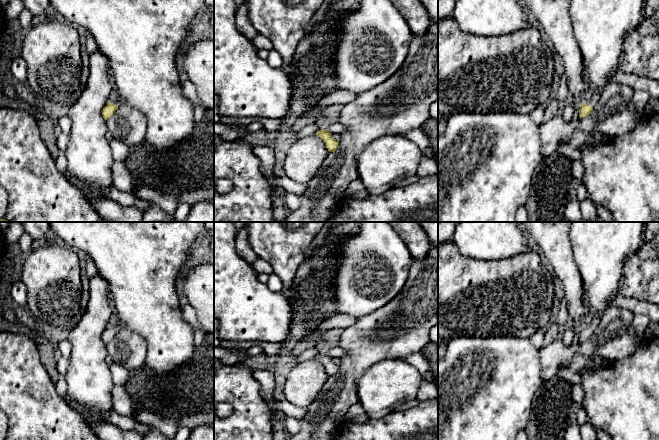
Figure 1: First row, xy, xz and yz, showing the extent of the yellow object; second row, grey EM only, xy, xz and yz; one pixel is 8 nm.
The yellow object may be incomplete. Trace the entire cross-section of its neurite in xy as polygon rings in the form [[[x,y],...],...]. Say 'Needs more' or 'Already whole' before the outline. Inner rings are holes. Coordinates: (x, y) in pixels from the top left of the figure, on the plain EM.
Needs more. [[[50,222],[50,230],[62,244],[87,254],[96,265],[98,274],[108,283],[110,301],[118,323],[102,333],[105,344],[122,329],[140,334],[148,347],[146,367],[159,375],[172,372],[193,356],[194,327],[183,318],[175,282],[188,260],[193,242],[206,232],[205,222]]]

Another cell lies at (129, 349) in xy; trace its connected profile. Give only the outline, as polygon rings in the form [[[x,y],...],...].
[[[129,329],[118,330],[114,338],[106,344],[107,355],[113,362],[132,371],[146,367],[147,343],[140,334]]]

